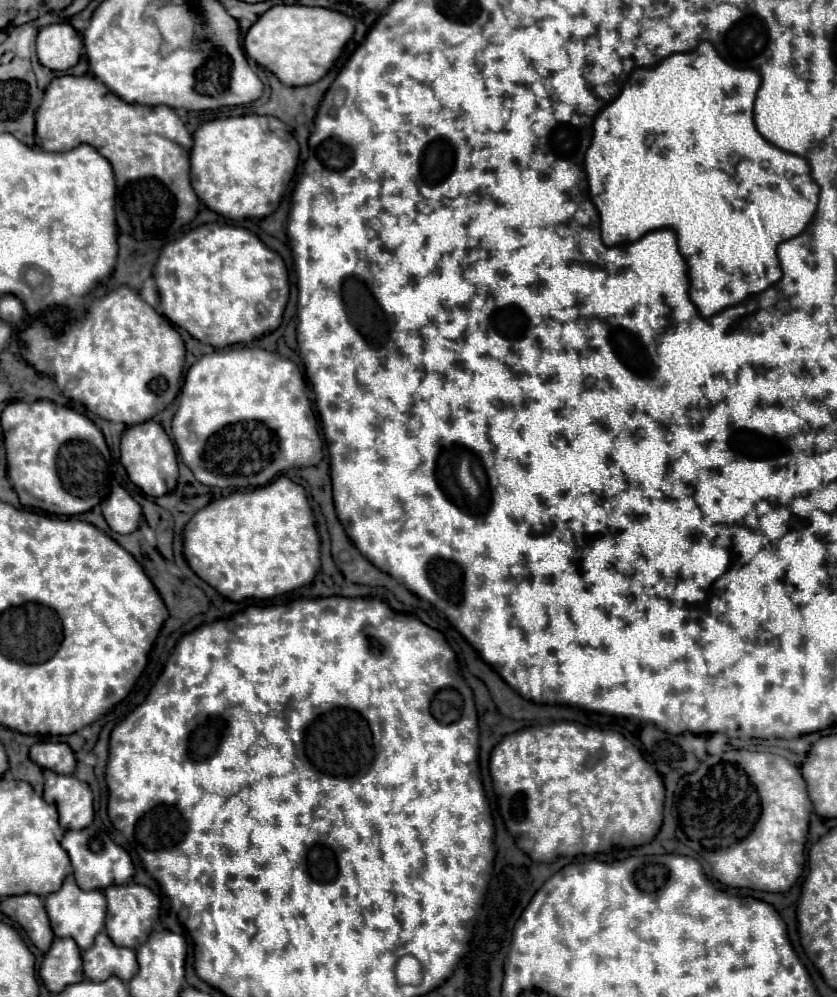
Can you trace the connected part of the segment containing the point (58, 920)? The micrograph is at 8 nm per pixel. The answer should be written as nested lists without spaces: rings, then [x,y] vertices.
[[[65,880],[63,886],[49,894],[45,898],[45,910],[51,922],[51,928],[55,932],[55,936],[59,938],[73,938],[77,942],[77,946],[81,950],[89,948],[97,936],[97,932],[103,930],[103,922],[105,922],[105,896],[101,890],[81,890],[75,882]]]

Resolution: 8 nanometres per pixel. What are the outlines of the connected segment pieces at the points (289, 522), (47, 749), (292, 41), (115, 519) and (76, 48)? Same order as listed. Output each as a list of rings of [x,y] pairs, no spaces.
[[[279,476],[265,488],[233,492],[209,502],[187,522],[183,532],[183,554],[189,568],[201,580],[233,602],[245,598],[267,600],[313,582],[319,570],[319,536],[305,490],[299,484],[293,484],[287,476]]]
[[[37,742],[29,750],[29,758],[41,768],[61,774],[73,774],[77,764],[73,750],[65,742]]]
[[[279,4],[269,8],[249,28],[243,48],[251,60],[271,70],[287,86],[307,86],[321,80],[333,62],[343,52],[343,46],[353,36],[351,20],[329,8],[311,8],[301,4]]]
[[[121,486],[113,488],[109,498],[101,504],[101,510],[109,528],[117,534],[131,534],[139,526],[141,506]]]
[[[49,24],[39,30],[37,56],[39,62],[55,72],[73,68],[81,56],[81,34],[71,24]]]

